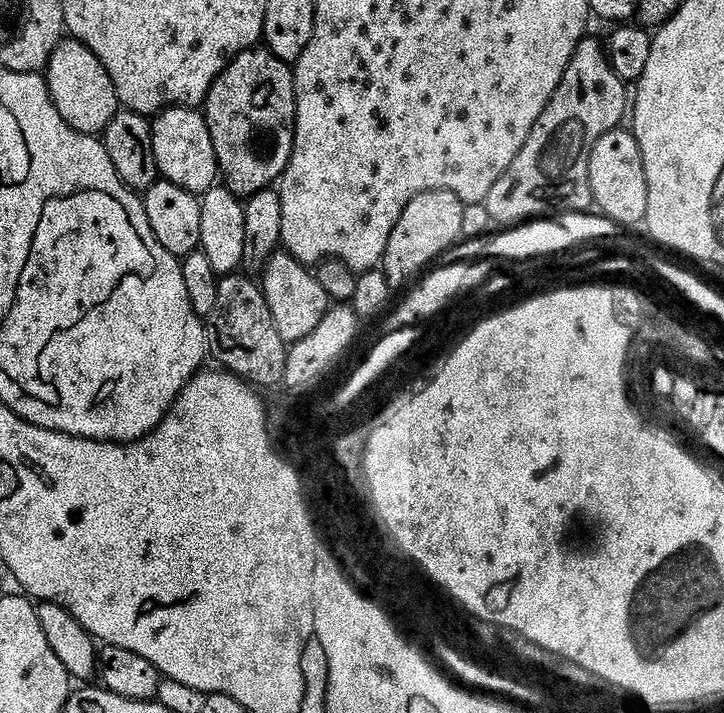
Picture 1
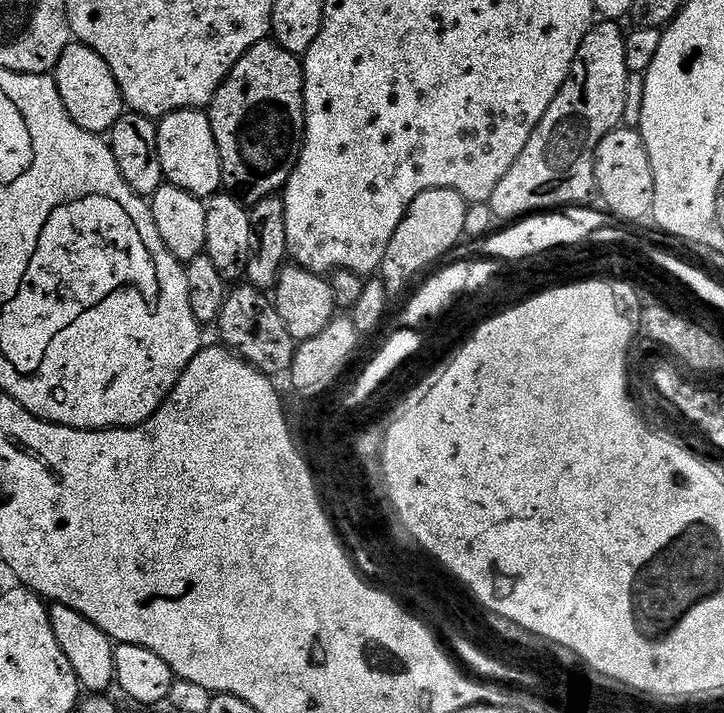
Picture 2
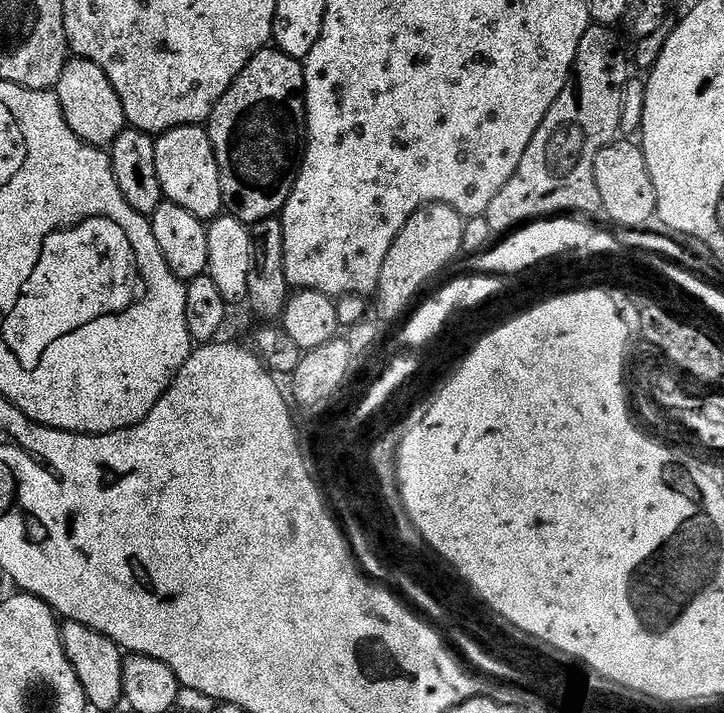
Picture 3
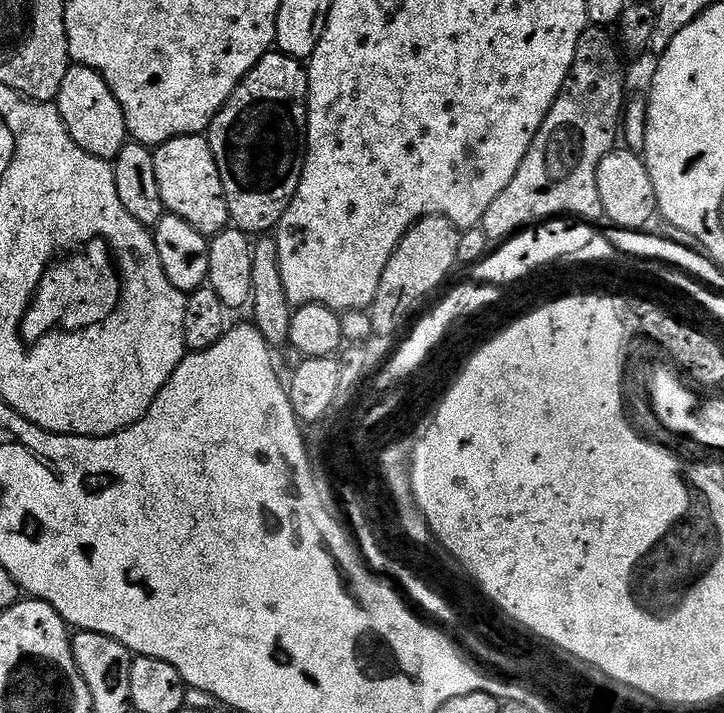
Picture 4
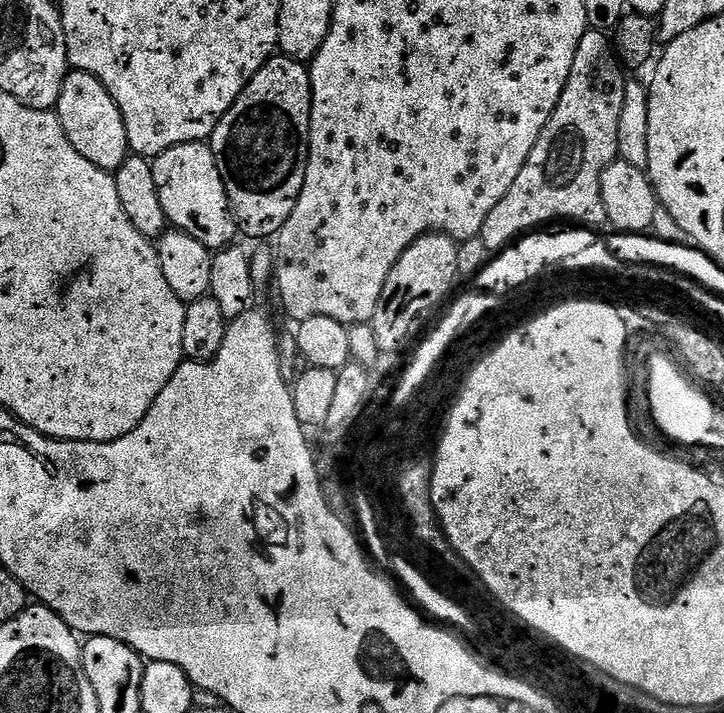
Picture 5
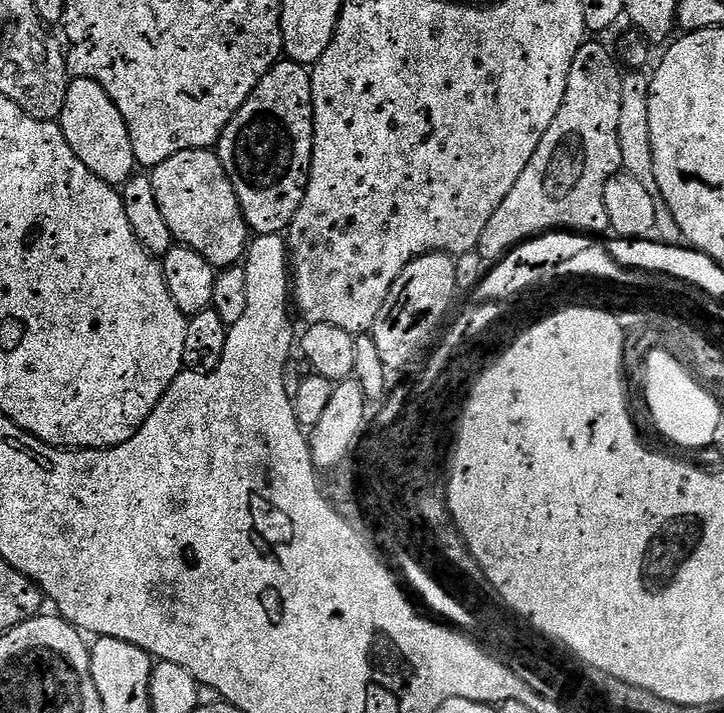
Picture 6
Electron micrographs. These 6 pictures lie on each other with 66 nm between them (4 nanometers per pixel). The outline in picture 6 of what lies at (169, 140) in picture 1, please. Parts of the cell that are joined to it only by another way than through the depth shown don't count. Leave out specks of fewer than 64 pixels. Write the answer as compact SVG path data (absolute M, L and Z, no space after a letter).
M191 148L182 150L157 168L151 169L154 198L158 198L158 210L162 210L162 218L166 218L166 226L170 226L170 234L176 244L184 244L190 250L202 254L206 262L210 262L217 270L239 265L245 259L246 249L250 243L250 231L244 220L234 186L223 169L215 151L207 148Z

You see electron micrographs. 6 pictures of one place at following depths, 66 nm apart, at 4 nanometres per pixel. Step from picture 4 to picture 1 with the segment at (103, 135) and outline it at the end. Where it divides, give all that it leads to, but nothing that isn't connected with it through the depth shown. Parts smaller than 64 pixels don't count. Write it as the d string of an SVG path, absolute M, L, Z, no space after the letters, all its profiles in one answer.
M66 38L58 45L48 63L46 79L58 114L62 114L74 130L103 133L116 113L121 111L122 105L106 66L102 66L100 59L81 40Z

